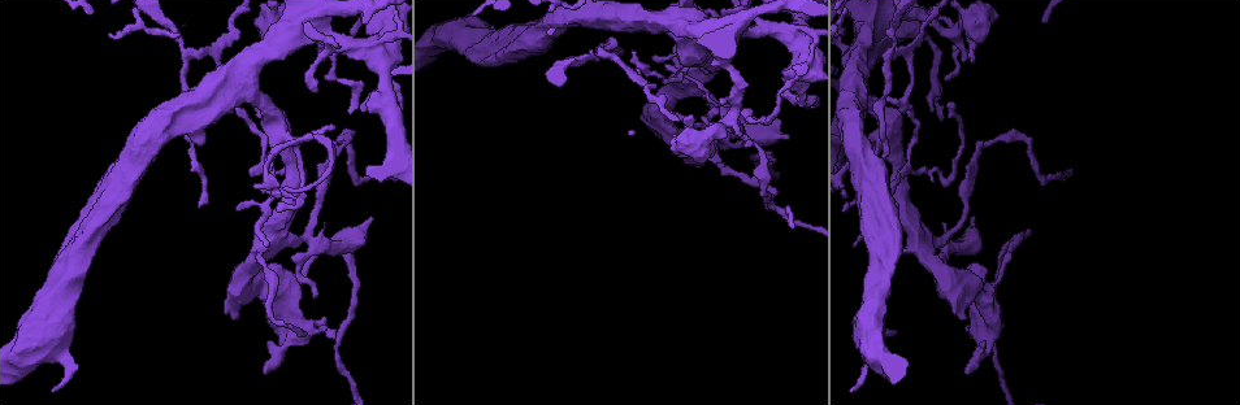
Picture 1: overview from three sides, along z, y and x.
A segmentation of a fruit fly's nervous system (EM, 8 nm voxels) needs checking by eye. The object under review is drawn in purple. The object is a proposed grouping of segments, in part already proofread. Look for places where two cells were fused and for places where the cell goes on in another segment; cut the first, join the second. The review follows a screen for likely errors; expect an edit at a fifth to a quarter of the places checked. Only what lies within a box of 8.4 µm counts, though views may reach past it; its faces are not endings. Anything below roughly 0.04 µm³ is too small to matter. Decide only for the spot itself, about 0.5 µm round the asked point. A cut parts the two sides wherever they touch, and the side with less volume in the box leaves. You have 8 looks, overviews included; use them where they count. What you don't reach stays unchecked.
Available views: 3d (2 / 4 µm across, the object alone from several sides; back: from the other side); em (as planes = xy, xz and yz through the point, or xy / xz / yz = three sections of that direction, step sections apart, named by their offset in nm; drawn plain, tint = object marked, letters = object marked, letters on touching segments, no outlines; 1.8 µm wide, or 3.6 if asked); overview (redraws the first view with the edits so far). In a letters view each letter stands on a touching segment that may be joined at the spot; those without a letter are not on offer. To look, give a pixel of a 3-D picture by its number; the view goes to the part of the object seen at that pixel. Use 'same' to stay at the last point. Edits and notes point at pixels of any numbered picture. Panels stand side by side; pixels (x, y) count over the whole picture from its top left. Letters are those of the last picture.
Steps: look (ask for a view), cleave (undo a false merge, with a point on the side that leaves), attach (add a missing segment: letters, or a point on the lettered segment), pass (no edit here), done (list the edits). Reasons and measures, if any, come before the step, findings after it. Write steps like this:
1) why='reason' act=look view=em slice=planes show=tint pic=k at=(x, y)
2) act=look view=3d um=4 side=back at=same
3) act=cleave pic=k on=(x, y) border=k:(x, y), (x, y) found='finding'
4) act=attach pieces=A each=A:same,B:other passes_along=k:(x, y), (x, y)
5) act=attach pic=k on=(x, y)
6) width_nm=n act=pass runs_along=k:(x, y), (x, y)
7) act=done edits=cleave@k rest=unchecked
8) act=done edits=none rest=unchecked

why='free end' act=look view=em um=3.6 slice=planes show=letters pic=1 at=(231, 318)

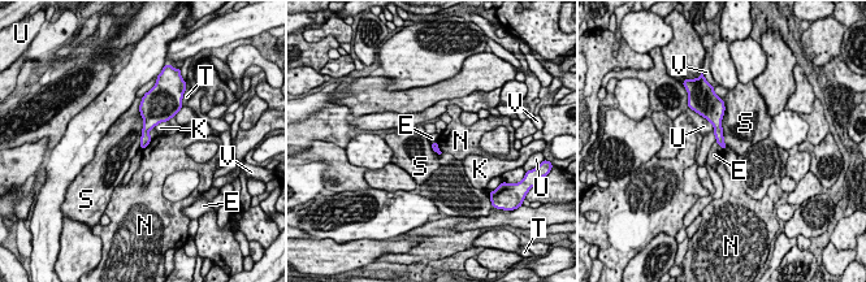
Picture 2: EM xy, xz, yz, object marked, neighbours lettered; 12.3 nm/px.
longest_contact=S:600nm act=pass each=E:other,K:other,N:other,S:other,T:other,U:other,V:other found='none of them fits'

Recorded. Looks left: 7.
why='three-way junction' act=look view=3d um=2 side=back pic=1 at=(874, 50)

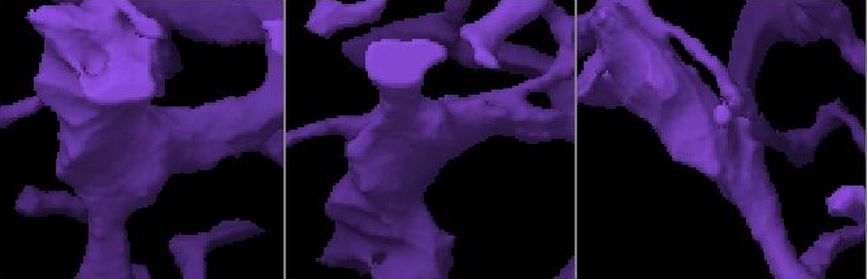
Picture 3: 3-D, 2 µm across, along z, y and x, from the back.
act=look view=em slice=planes show=letters pic=3 at=(142, 141)

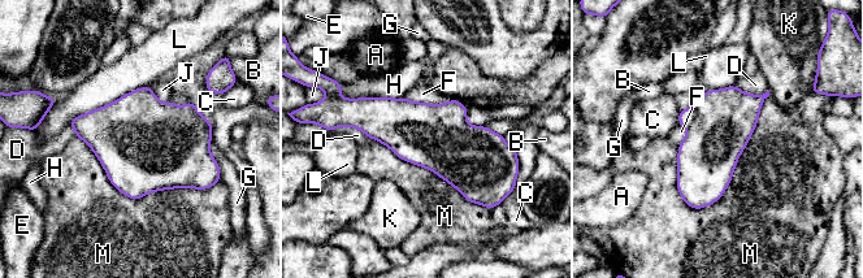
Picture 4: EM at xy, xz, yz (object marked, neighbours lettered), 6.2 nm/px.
act=cleave pic=4 on=(686, 116) each=A:other,B:other,C:other,D:other,E:other,F:other,G:other,H:other,J:other,K:other,L:other,M:other found='two cells meet here'

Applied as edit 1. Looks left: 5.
why='branch stops here' act=look view=3d um=4 pic=1 at=(332, 338)

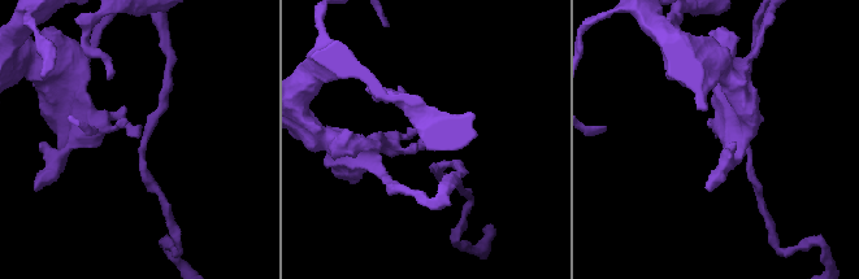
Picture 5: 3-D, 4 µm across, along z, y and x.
act=look view=em slice=planes show=letters pic=5 at=(715, 137)

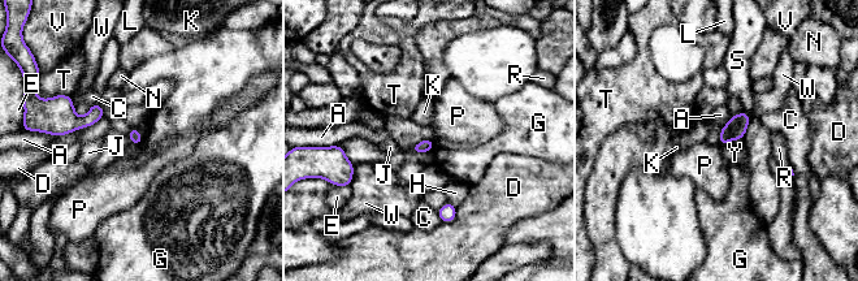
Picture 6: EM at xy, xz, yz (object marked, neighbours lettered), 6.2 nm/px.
act=pass each=A:other,C:other,D:other,E:other,G:other,H:other,J:other,K:other,L:other,N:other,P:other,R:other,S:other,T:other,V:other,W:other,Y:other border=6:(433, 139), (421, 139), (410, 147) found='none of them fits'

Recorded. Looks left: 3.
act=done edits=cleave@4 rest=unchecked

